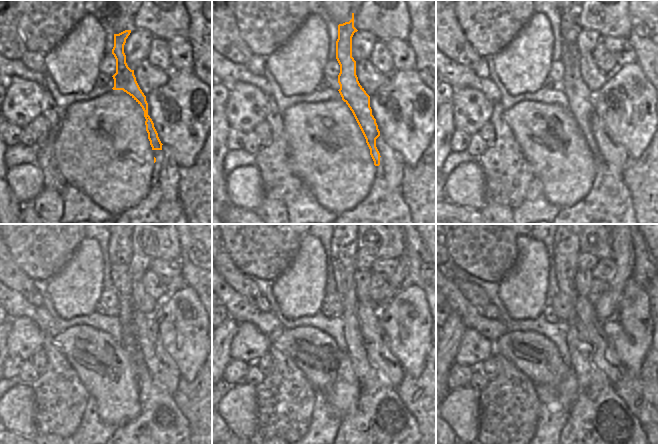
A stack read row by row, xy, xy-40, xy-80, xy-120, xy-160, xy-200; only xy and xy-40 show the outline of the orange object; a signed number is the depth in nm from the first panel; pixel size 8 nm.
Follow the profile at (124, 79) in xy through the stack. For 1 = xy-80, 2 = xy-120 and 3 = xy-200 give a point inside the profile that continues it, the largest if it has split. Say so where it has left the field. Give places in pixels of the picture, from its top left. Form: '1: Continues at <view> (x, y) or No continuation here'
1: Continues at xy-80 (608, 203)
2: Continues at xy-120 (160, 427)
3: Continues at xy-200 (600, 427).

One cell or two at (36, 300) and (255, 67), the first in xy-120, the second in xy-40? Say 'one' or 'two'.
one

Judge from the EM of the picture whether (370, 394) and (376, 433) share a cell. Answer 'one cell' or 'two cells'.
one cell

